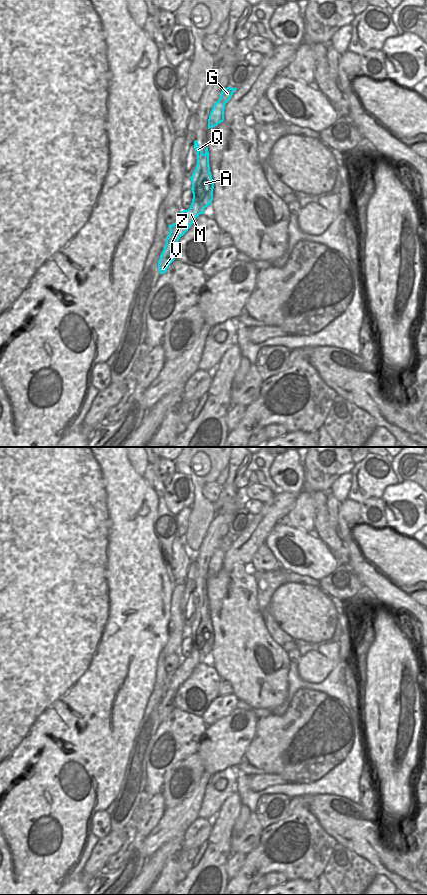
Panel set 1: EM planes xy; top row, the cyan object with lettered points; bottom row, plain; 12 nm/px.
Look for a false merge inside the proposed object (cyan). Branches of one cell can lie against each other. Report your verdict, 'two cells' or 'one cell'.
two cells

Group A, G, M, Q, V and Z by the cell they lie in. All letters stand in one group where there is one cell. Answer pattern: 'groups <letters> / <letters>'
groups A G / M Q V Z

